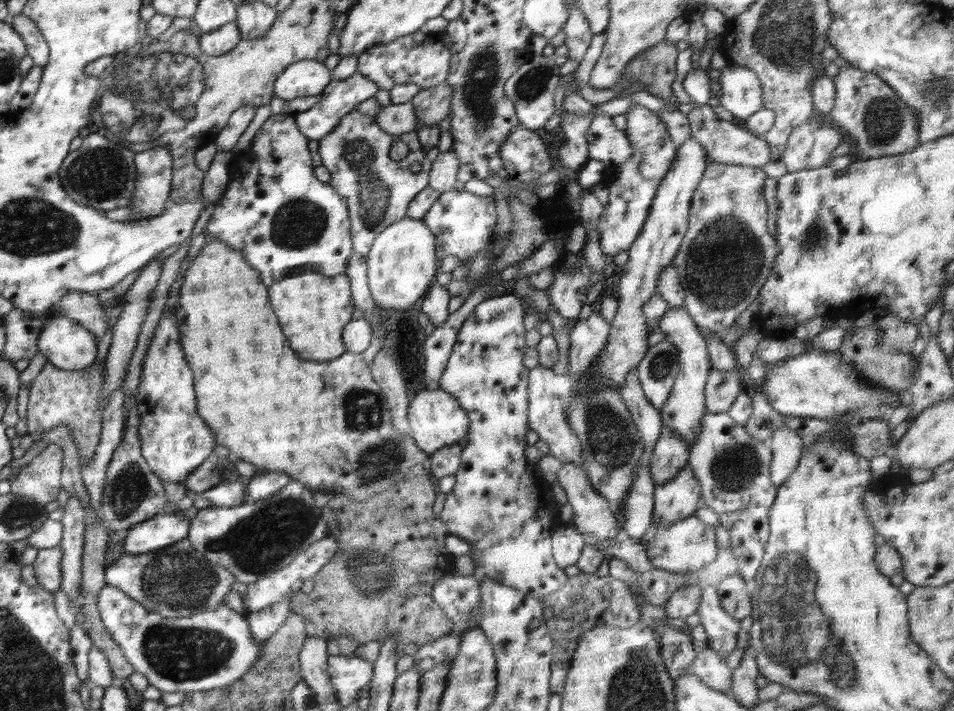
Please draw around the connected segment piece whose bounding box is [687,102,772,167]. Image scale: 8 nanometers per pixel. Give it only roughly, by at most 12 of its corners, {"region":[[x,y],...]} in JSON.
{"region":[[713,102],[692,104],[691,136],[716,162],[763,167],[772,151]]}

